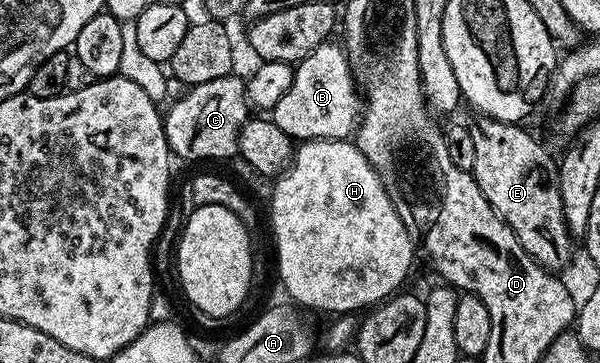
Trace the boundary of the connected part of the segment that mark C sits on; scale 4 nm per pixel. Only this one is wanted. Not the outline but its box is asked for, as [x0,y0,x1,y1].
[163,75,250,161]

